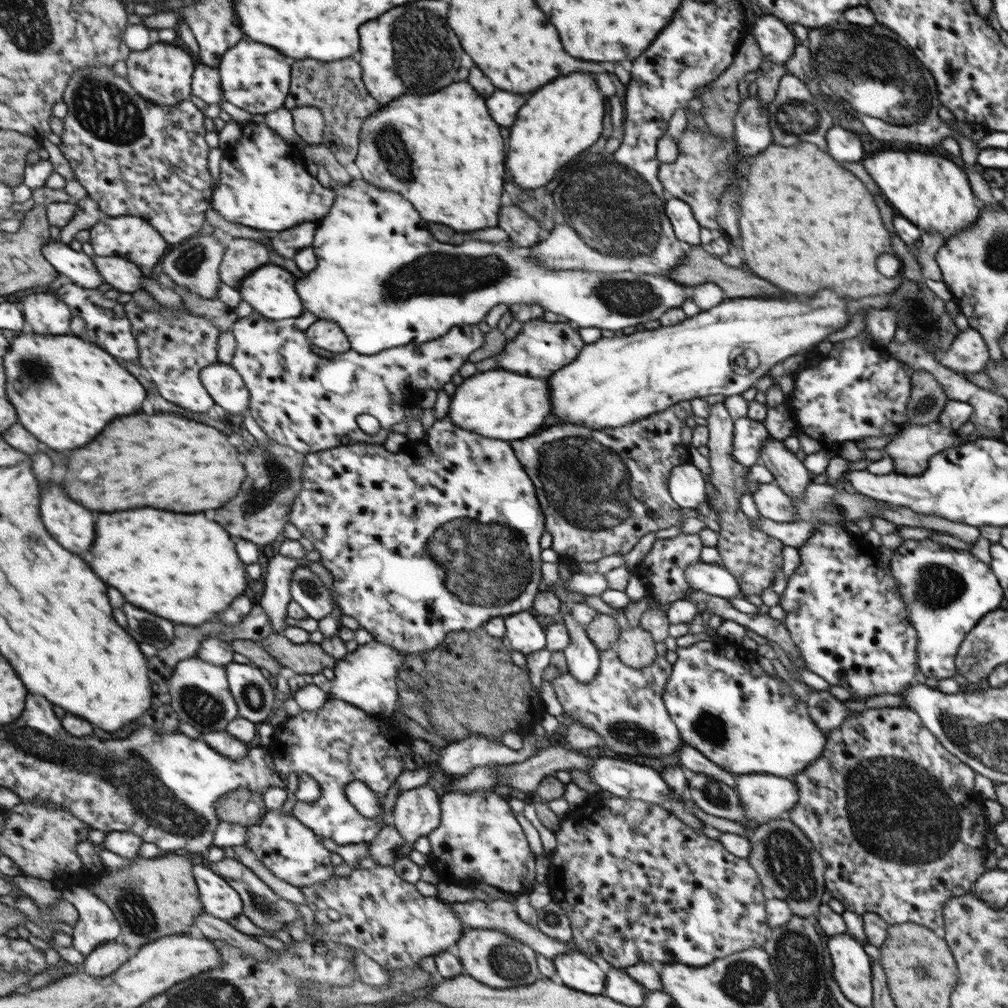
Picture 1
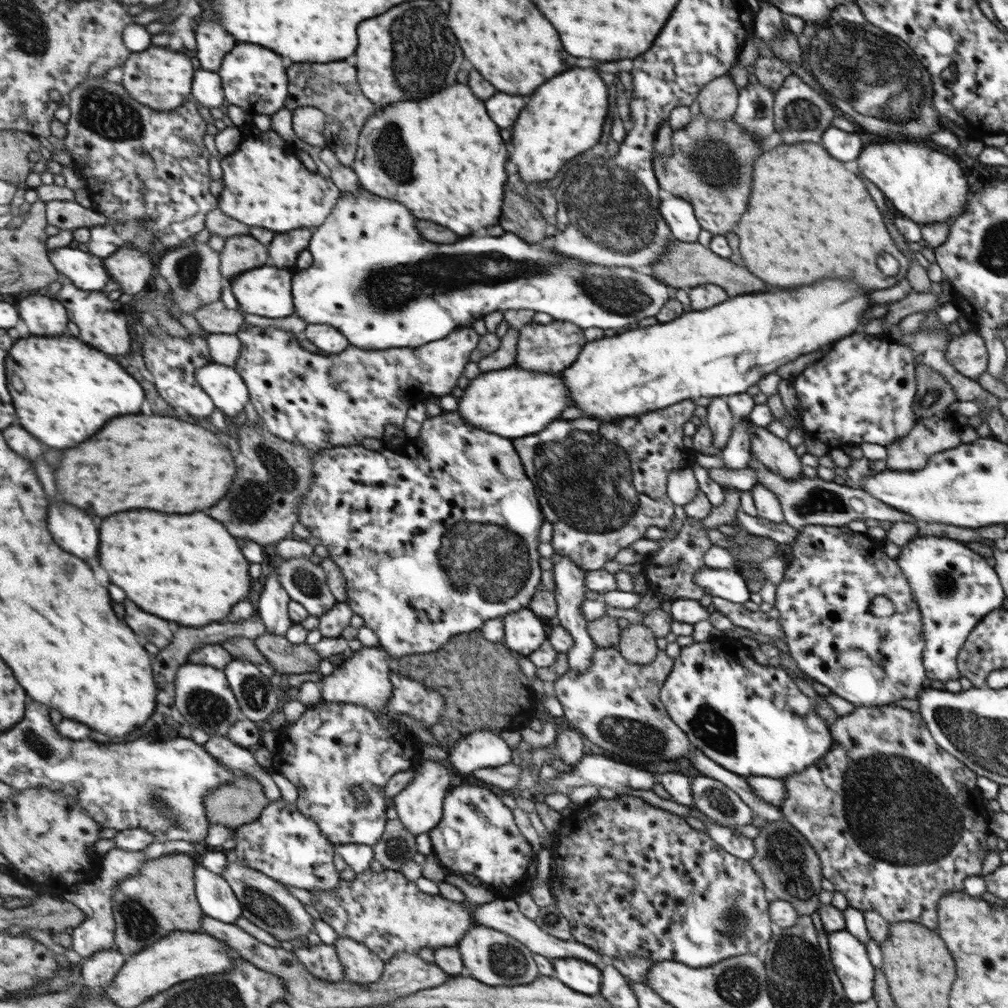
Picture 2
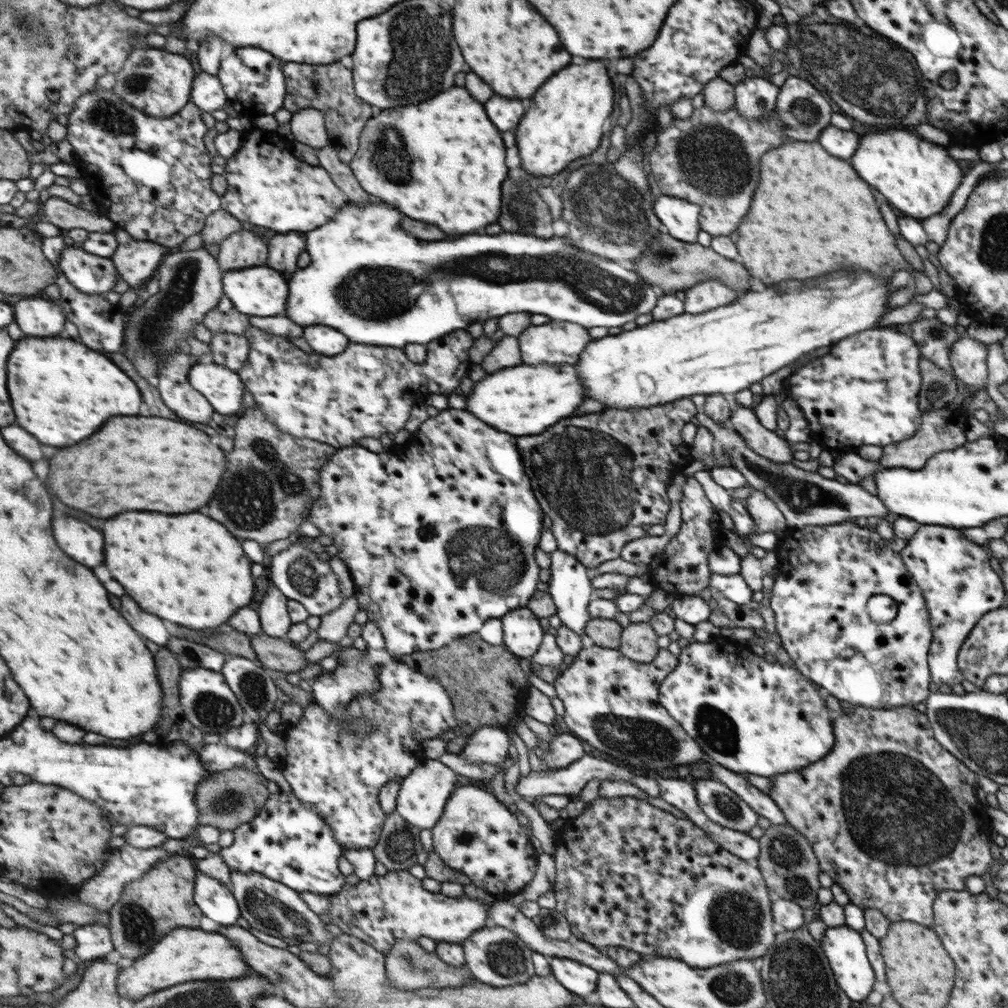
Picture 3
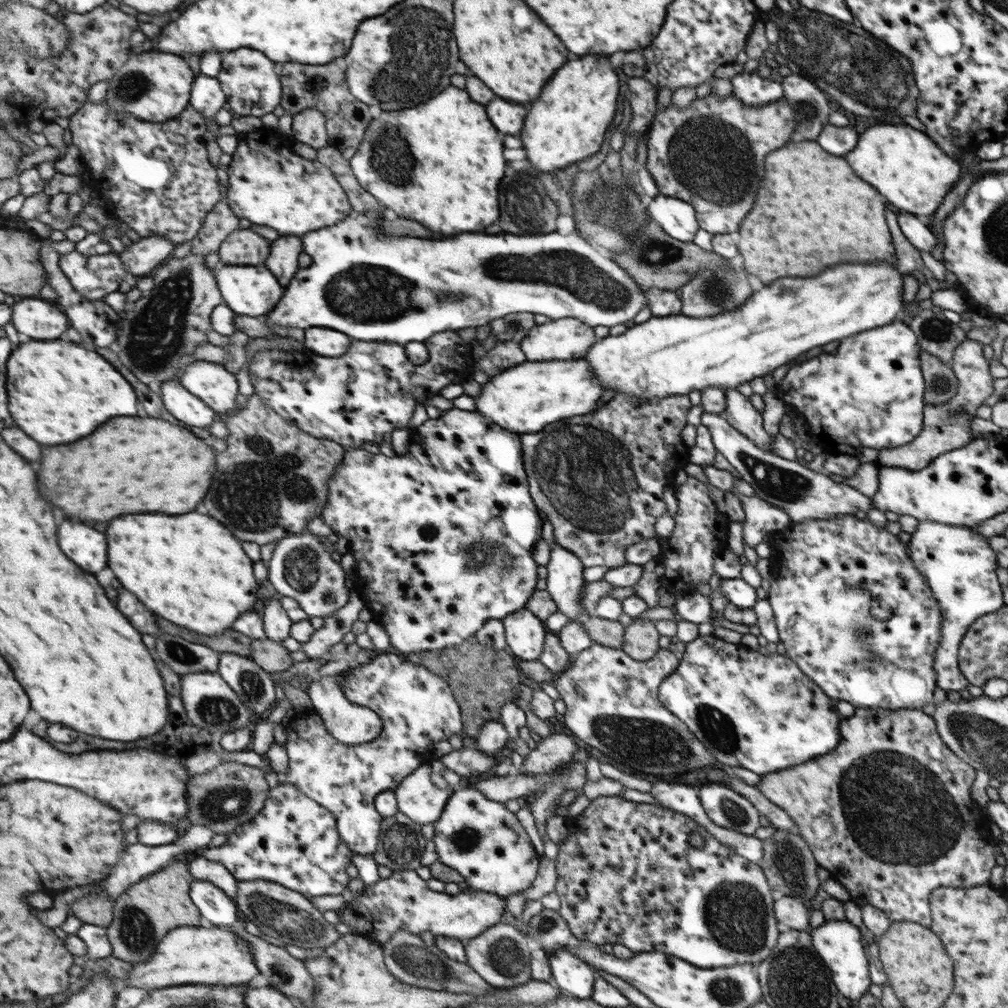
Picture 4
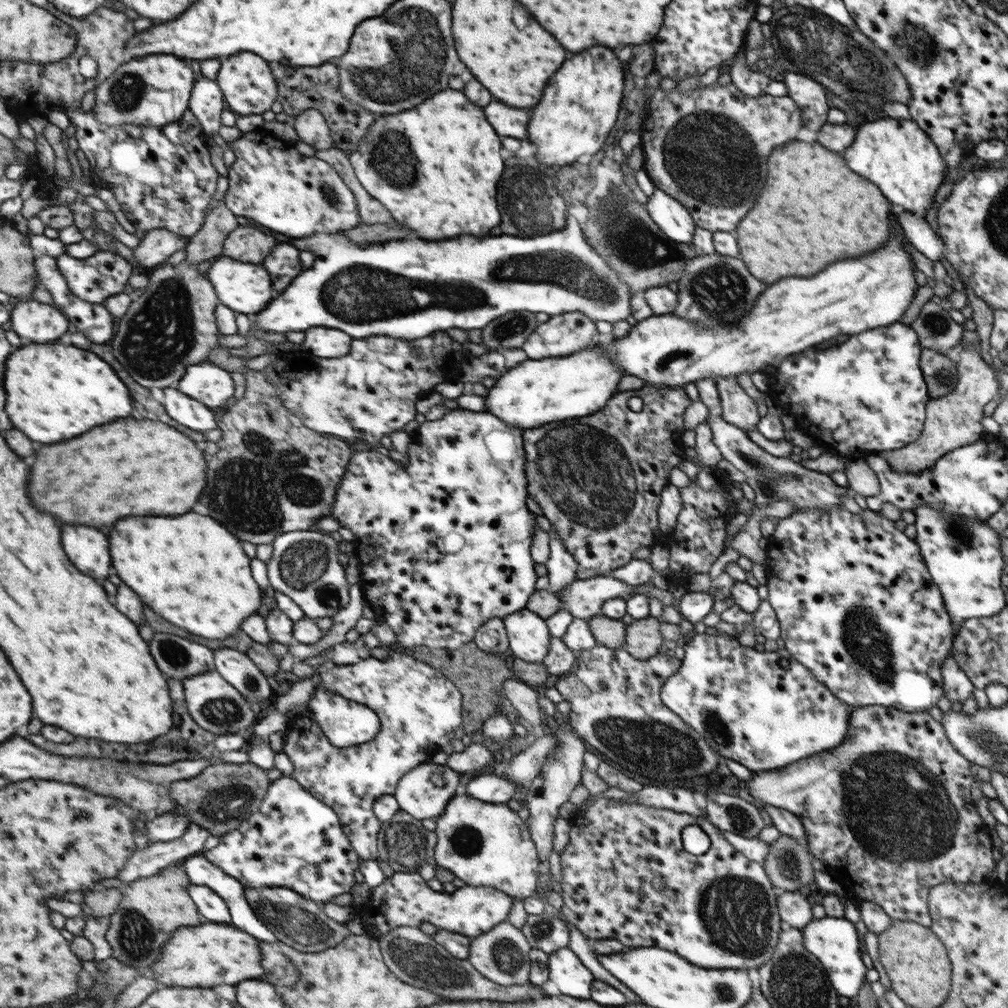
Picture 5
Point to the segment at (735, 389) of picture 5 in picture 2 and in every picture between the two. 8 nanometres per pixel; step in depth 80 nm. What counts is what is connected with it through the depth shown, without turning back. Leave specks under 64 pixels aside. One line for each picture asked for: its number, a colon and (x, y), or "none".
2: (776, 455)
3: (765, 443)
4: (739, 414)

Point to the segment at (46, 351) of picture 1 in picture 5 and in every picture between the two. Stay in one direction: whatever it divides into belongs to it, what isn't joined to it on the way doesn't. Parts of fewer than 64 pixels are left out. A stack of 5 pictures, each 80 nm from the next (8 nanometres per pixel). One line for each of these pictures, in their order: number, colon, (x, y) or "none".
2: (71, 391)
3: (63, 392)
4: (61, 392)
5: (55, 392)

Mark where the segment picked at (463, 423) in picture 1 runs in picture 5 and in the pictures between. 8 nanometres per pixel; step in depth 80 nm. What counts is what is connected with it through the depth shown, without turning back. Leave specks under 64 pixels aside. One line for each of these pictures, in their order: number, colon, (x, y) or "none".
2: (514, 403)
3: (522, 401)
4: (522, 399)
5: (534, 392)

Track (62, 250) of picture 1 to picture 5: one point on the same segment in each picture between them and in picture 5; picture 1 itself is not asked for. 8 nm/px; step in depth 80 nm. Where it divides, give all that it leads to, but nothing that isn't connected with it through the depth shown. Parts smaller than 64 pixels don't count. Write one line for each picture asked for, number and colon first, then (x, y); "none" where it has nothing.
2: (87, 271)
3: (91, 274)
4: (95, 277)
5: (95, 279)

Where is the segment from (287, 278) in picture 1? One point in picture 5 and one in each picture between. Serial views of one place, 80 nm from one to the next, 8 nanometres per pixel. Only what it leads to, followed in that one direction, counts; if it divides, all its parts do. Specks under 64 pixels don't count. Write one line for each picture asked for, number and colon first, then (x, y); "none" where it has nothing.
2: (267, 291)
3: (263, 291)
4: (250, 290)
5: (248, 289)

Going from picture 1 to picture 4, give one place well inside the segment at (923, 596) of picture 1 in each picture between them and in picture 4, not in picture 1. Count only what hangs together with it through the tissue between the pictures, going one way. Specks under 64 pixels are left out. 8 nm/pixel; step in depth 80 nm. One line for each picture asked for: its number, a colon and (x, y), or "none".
2: (956, 588)
3: (960, 586)
4: (957, 560)

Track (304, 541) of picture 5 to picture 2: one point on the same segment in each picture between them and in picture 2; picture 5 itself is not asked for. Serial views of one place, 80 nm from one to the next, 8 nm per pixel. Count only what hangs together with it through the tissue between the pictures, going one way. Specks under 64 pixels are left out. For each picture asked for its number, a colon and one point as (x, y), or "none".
2: (306, 582)
3: (298, 571)
4: (302, 568)

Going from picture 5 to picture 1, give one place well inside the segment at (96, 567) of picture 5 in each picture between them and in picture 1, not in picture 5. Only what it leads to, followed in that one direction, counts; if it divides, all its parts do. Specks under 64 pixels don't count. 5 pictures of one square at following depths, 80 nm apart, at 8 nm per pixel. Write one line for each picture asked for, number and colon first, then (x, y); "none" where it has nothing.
1: (74, 525)
2: (74, 530)
3: (87, 545)
4: (88, 547)

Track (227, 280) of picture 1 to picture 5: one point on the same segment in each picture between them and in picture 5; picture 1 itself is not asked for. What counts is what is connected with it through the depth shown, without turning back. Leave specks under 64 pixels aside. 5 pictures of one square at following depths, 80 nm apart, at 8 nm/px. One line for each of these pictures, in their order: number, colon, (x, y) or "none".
2: (240, 254)
3: (243, 249)
4: (244, 247)
5: (246, 244)

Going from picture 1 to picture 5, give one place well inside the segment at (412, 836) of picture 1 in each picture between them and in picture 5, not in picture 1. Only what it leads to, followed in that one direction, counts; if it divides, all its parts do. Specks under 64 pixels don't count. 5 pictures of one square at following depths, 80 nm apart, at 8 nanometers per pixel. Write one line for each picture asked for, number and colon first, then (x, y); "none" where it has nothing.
2: (418, 806)
3: (421, 798)
4: (421, 797)
5: (424, 792)

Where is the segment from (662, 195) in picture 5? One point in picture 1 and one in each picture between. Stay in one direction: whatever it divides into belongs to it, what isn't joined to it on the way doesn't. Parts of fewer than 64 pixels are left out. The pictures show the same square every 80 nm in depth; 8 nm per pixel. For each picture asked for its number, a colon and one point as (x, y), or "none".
1: (686, 229)
2: (680, 218)
3: (679, 218)
4: (676, 218)

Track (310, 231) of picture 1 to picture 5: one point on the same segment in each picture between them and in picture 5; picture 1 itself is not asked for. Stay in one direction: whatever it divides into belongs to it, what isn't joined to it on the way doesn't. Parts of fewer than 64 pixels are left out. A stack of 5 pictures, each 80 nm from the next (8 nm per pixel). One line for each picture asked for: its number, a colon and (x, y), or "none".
2: (285, 249)
3: (285, 248)
4: (283, 261)
5: (284, 263)

